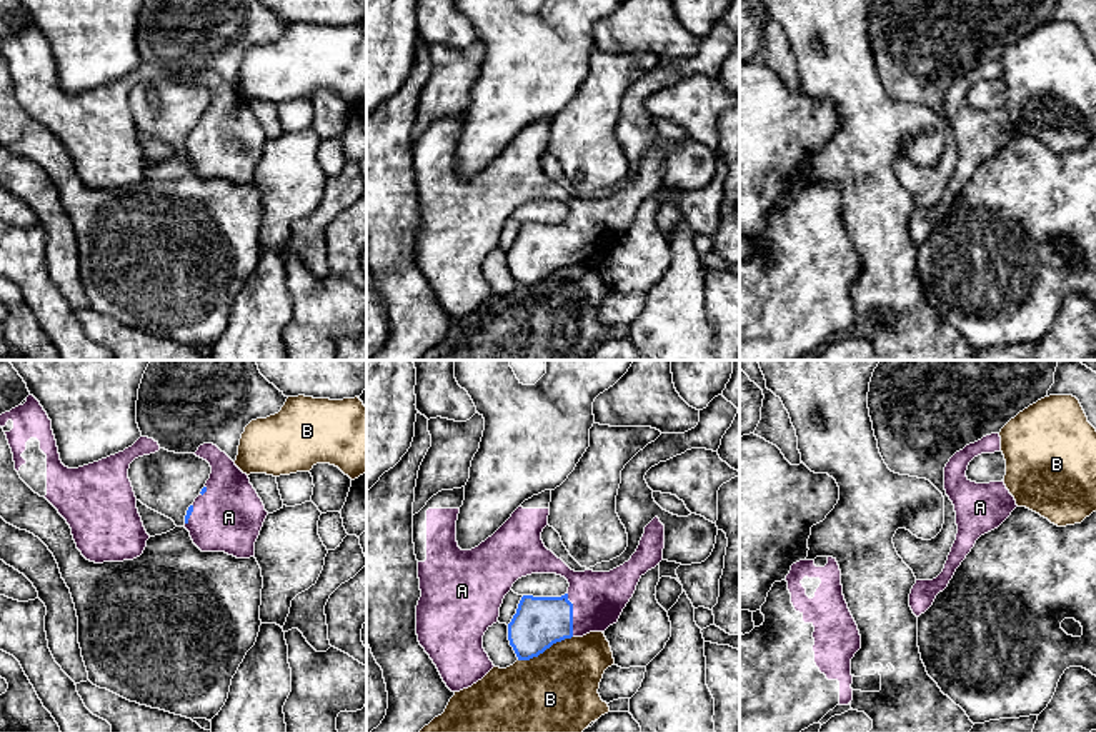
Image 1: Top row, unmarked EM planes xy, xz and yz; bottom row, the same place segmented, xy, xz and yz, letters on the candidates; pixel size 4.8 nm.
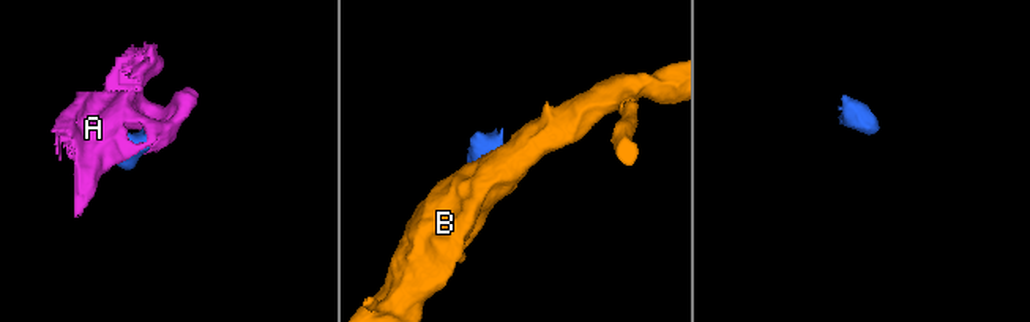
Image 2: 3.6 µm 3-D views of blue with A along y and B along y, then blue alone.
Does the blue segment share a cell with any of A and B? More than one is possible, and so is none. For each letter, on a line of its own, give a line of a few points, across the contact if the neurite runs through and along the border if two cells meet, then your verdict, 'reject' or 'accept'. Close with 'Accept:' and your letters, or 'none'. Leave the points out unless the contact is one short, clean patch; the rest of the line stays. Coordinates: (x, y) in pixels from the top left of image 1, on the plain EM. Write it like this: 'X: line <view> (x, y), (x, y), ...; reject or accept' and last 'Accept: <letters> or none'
A: line xz (540, 249), (572, 240), (598, 225); accept
B: line xz (572, 262), (553, 269), (537, 282), (518, 287); reject
Accept: A

